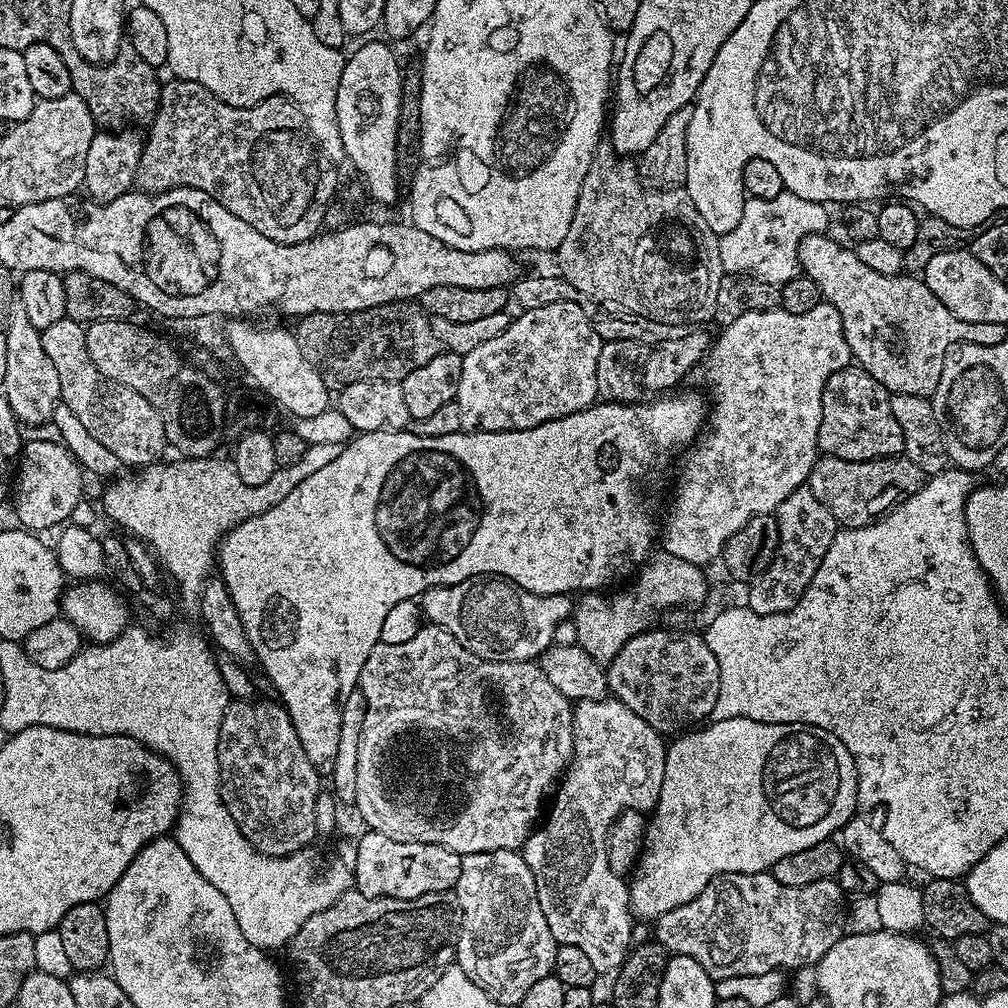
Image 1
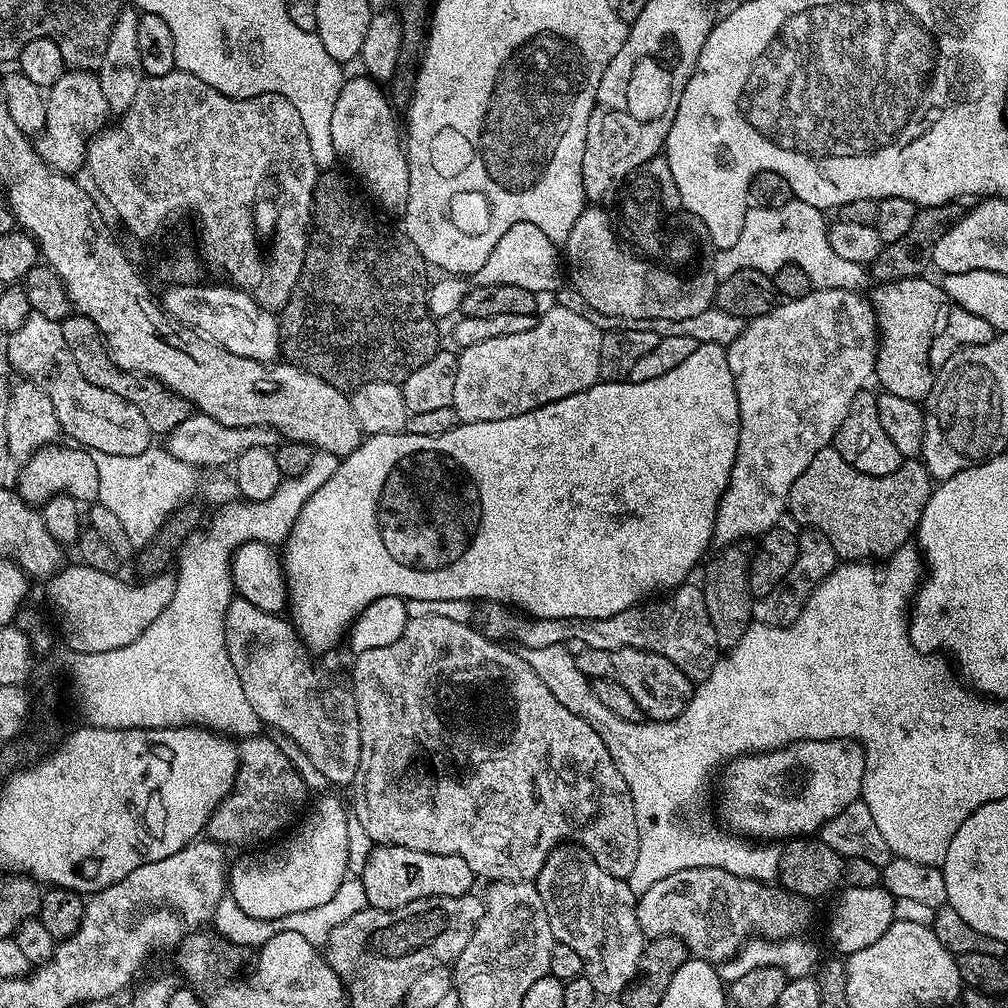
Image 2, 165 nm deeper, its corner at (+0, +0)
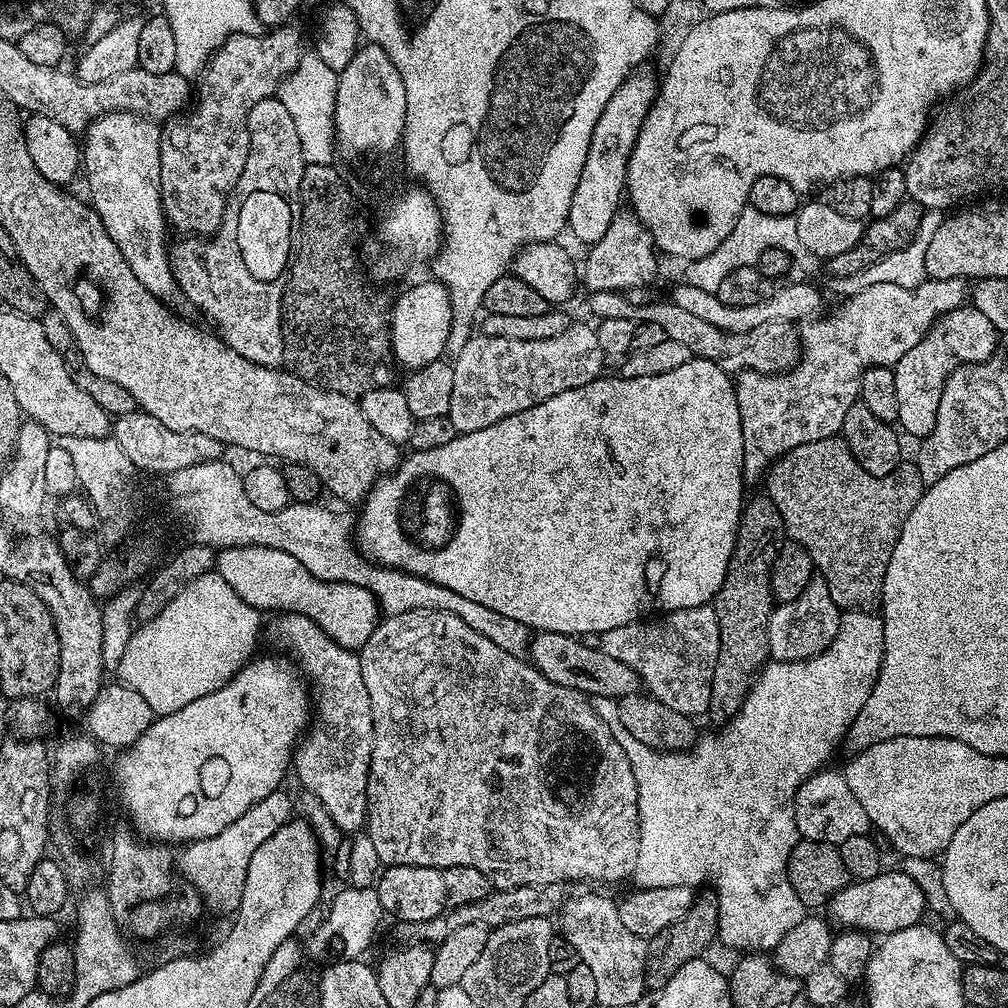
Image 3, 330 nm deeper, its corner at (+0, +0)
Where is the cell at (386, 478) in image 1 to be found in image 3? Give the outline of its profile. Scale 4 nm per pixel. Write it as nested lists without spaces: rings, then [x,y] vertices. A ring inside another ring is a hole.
[[[699,358],[682,362],[682,366],[670,370],[670,374],[658,374],[654,378],[622,378],[618,374],[608,375],[601,375],[599,380],[590,382],[586,386],[578,386],[578,390],[562,390],[562,394],[554,394],[554,398],[546,398],[546,402],[538,402],[538,406],[530,406],[530,410],[510,414],[510,418],[502,418],[502,422],[494,422],[494,426],[486,426],[486,430],[457,434],[453,440],[446,442],[446,446],[438,446],[438,450],[409,451],[409,456],[407,453],[387,476],[381,476],[377,480],[376,485],[368,491],[362,501],[364,513],[361,514],[360,520],[358,516],[354,524],[354,536],[358,541],[361,553],[369,560],[384,565],[385,568],[397,568],[403,572],[420,576],[423,580],[434,582],[438,586],[446,586],[446,590],[454,590],[454,594],[462,594],[462,598],[470,598],[473,602],[478,602],[481,606],[488,607],[489,610],[495,610],[497,614],[502,614],[505,618],[514,618],[514,622],[522,622],[528,629],[536,632],[557,632],[578,637],[580,634],[585,634],[586,631],[601,633],[606,630],[614,630],[614,626],[626,626],[630,622],[641,619],[645,614],[660,614],[682,610],[690,606],[712,604],[726,578],[726,570],[730,566],[730,554],[734,554],[736,531],[740,525],[740,510],[746,503],[742,422],[740,421],[733,377],[714,362]]]

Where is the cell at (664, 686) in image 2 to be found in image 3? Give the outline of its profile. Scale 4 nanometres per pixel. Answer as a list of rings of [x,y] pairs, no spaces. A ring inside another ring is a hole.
[[[536,632],[530,640],[530,663],[546,678],[550,678],[550,682],[558,682],[558,686],[583,692],[589,698],[601,696],[618,702],[626,694],[639,692],[642,688],[639,678],[634,670],[630,670],[630,666],[618,662],[618,658],[610,658],[610,654],[600,648],[582,646],[577,637],[566,634]]]

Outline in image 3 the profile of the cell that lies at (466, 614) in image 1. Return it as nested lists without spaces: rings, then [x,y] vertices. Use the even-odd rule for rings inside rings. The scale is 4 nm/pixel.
[[[712,604],[690,606],[682,610],[665,612],[655,618],[641,618],[626,626],[614,626],[614,630],[600,633],[600,649],[610,658],[618,658],[625,666],[630,666],[639,678],[643,691],[658,702],[670,706],[670,710],[678,710],[678,714],[686,714],[693,718],[702,717],[710,706],[710,682],[714,678],[714,662],[718,662],[718,618]]]

